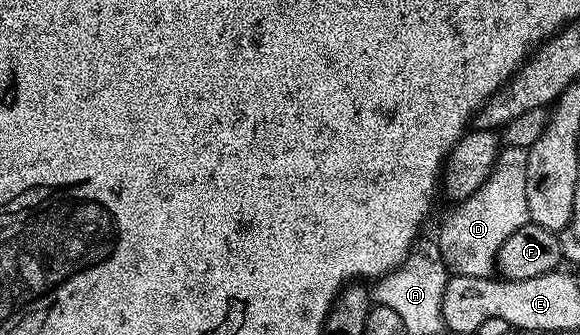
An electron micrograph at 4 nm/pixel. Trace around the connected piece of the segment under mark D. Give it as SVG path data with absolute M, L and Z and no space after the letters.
M506 146L497 158L492 175L485 181L483 187L475 195L471 195L460 202L449 217L444 221L437 242L448 270L460 277L488 277L495 269L497 253L503 243L519 229L530 222L526 201L526 169L527 152L523 148Z

